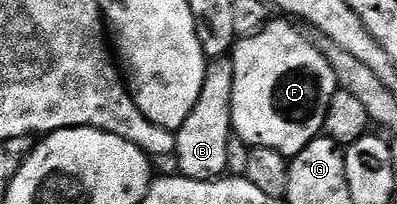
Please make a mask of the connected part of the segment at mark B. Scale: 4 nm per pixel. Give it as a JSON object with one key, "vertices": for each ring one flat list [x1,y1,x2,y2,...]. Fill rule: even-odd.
{"vertices":[[231,58,209,59,206,77,202,81,202,93,190,109,190,117,182,121,176,132,176,154,179,174,187,179,206,181,219,179,228,170,228,146,234,138,232,129,232,98,234,97,234,65]]}

